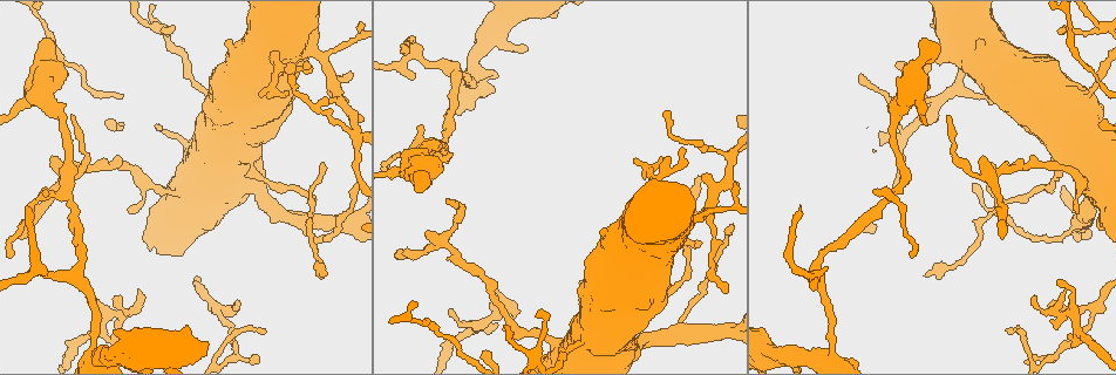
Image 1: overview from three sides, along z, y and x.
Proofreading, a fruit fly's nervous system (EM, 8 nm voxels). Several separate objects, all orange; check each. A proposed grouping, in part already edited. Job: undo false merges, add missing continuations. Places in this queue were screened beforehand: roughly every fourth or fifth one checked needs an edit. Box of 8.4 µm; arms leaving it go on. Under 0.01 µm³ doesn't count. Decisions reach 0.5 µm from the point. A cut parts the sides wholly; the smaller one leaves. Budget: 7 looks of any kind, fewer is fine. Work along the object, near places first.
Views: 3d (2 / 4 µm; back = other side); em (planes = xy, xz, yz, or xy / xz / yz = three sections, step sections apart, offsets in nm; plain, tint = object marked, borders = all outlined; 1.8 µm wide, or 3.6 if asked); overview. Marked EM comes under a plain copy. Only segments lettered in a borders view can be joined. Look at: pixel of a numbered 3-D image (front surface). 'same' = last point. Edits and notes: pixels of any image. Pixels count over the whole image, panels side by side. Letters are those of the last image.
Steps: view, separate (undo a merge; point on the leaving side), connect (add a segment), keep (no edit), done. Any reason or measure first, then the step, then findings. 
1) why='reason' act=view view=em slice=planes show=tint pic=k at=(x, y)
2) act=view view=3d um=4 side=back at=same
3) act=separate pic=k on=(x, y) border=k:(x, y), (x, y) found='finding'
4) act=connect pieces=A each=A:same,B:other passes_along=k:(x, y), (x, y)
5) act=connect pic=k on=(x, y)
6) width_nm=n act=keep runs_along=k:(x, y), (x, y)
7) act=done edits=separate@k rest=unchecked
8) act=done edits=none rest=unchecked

why='arms part here' act=view view=em um=3.6 slice=planes show=tint pic=1 at=(67, 195)

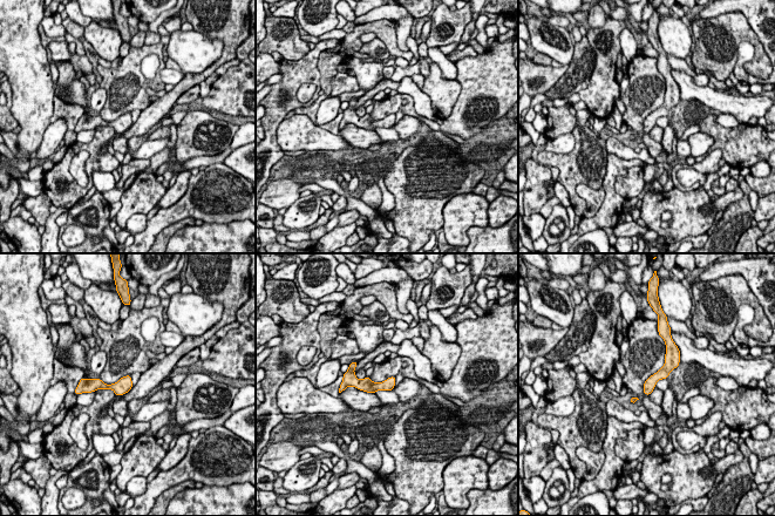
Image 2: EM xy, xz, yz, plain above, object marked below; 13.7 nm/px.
why='what lies round it' act=view view=em um=3.6 slice=planes show=borders at=same

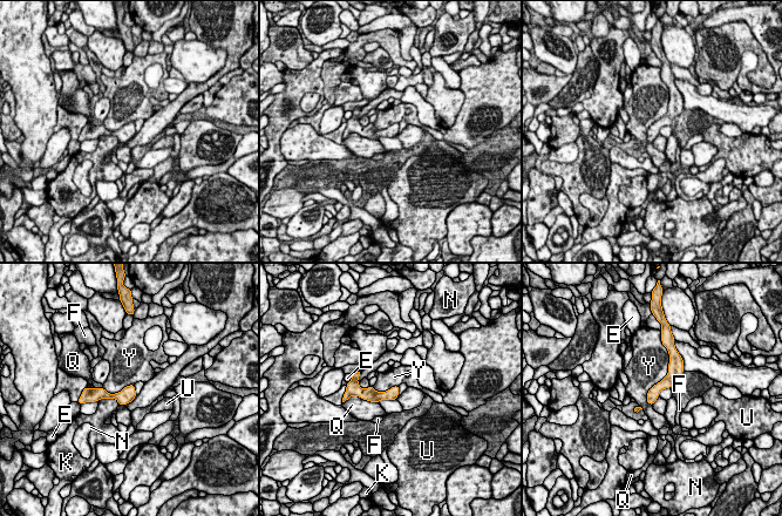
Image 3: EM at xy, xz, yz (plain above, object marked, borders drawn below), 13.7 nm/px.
act=keep each=E:other,F:other,K:other,N:other,Q:other,U:other,Y:other border=3:(670, 357), (648, 405) found='one neuron here'

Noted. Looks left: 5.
why='tapers out' act=view view=3d um=2 pic=1 at=(400, 49)

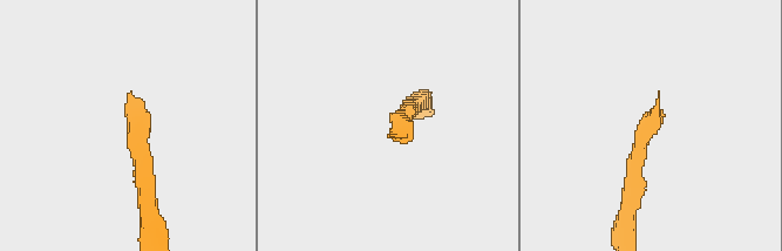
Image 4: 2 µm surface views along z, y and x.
act=view view=em slice=yz step=4 show=borders pic=4 at=(128, 94)

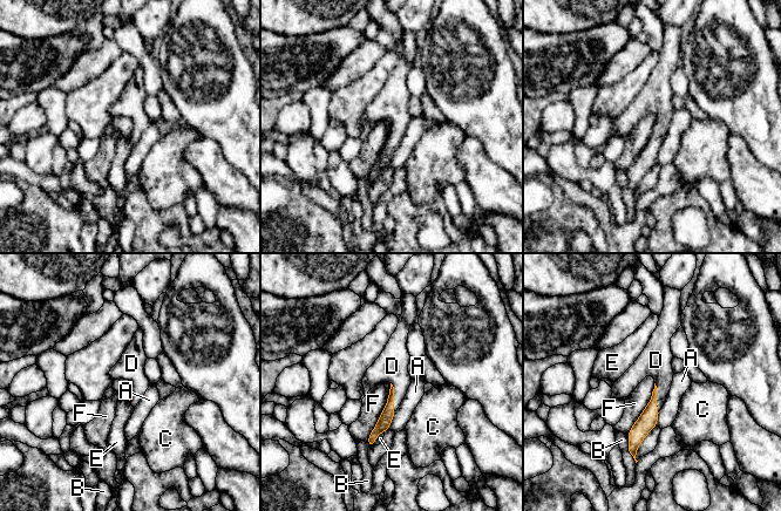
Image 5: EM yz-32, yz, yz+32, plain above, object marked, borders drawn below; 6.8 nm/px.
act=view view=em slice=planes show=borders at=same

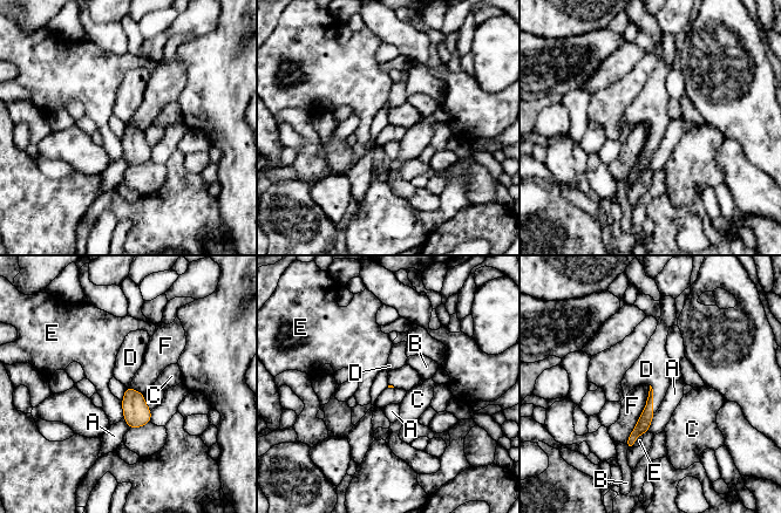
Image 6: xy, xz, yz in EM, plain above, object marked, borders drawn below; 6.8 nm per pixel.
act=connect pieces=D each=A:other,B:other,C:other,D:same,E:other,F:other found='it goes on there'

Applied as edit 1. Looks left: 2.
why='three arms meet' act=view view=3d um=4 pic=1 at=(1093, 308)

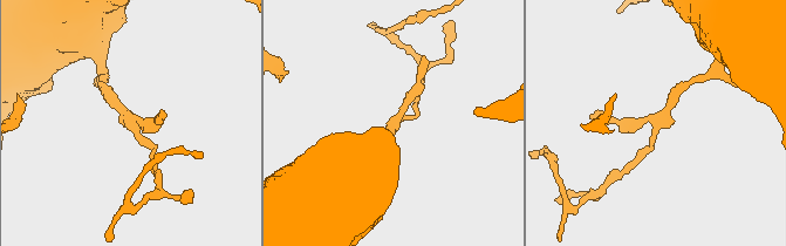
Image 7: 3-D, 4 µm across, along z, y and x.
arms=3 act=view view=em slice=planes show=borders pic=7 at=(657, 123)

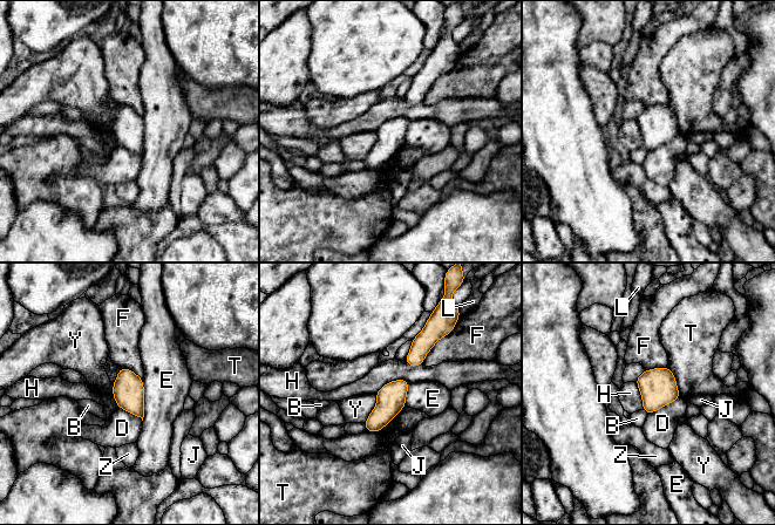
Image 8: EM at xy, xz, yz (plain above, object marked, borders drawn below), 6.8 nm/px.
width_nm=190 act=keep each=B:other,D:other,E:other,F:other,H:other,J:other,L:other,T:other,Y:other,Z:other border=8:(409, 382), (391, 380), (375, 394) found='all the same neuron'

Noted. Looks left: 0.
act=done edits=connect@6 rest=unchecked

